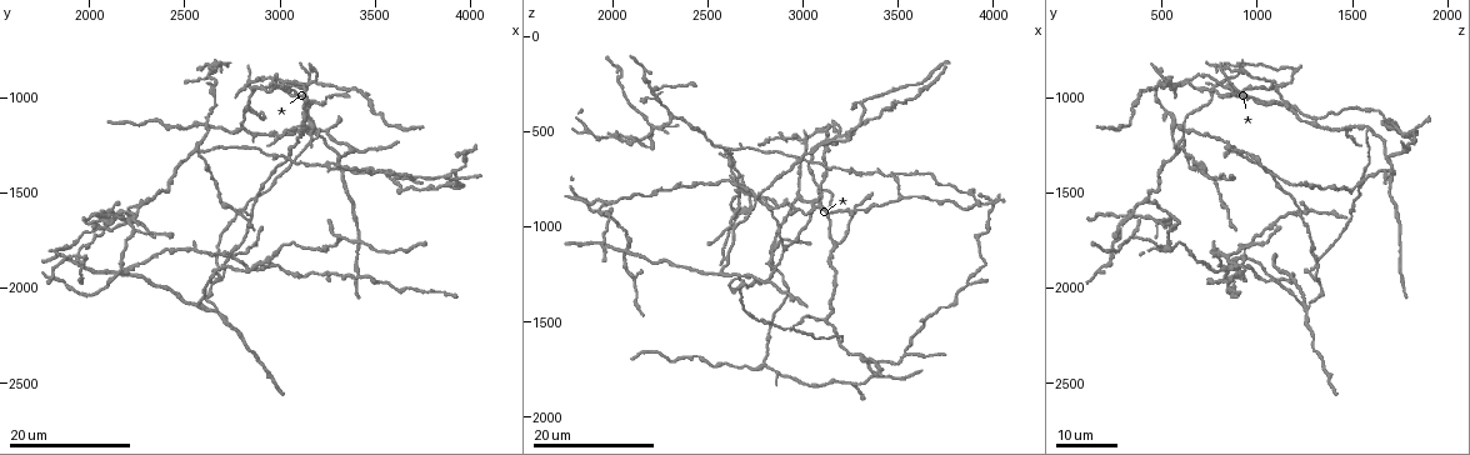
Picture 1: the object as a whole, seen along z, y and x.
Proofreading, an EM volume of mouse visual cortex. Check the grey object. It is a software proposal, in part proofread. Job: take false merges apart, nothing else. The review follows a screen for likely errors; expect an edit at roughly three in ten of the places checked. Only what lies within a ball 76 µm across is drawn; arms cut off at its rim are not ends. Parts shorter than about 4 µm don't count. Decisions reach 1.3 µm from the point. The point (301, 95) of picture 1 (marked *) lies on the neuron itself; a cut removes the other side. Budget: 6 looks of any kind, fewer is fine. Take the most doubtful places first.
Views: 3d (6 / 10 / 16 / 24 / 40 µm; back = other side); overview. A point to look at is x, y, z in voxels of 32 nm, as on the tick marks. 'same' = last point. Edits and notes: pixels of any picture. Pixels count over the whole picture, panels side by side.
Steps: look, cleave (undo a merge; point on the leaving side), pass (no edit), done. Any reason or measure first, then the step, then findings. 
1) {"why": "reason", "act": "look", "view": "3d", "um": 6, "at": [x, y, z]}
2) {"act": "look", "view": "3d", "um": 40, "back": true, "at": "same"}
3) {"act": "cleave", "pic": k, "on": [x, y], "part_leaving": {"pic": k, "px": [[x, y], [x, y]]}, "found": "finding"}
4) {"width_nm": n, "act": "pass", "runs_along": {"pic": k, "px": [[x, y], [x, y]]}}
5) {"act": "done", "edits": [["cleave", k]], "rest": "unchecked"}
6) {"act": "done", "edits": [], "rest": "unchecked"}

{"why": "four-way junction", "act": "look", "view": "3d", "um": 24, "at": [2850, 950, 1080]}

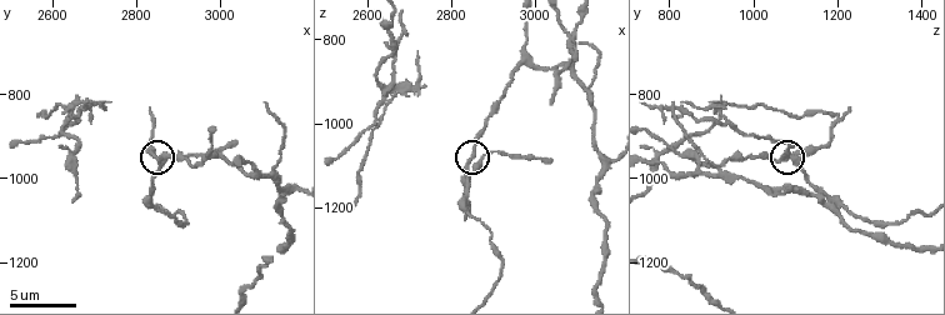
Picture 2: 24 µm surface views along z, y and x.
{"act": "look", "view": "3d", "um": 10, "at": [2845, 950, 1095]}

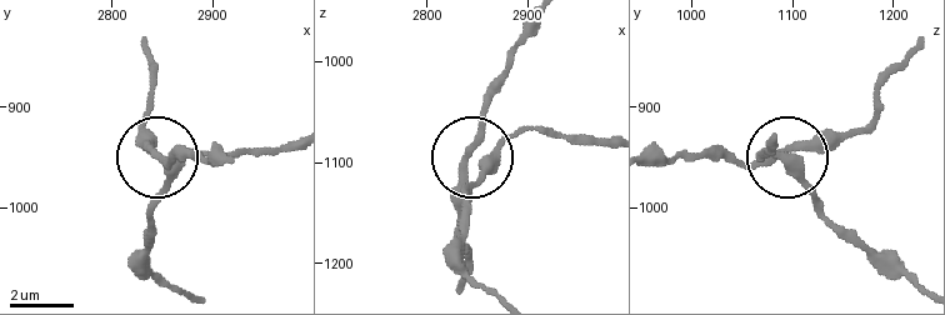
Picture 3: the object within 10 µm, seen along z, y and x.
{"act": "pass", "runs_along": {"pic": 3, "px": [[655, 163], [688, 155], [768, 163], [870, 131]]}, "found": "all the same neuron"}

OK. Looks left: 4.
{"why": "branch point", "act": "look", "view": "3d", "um": 24, "at": [2310, 1550, 430]}

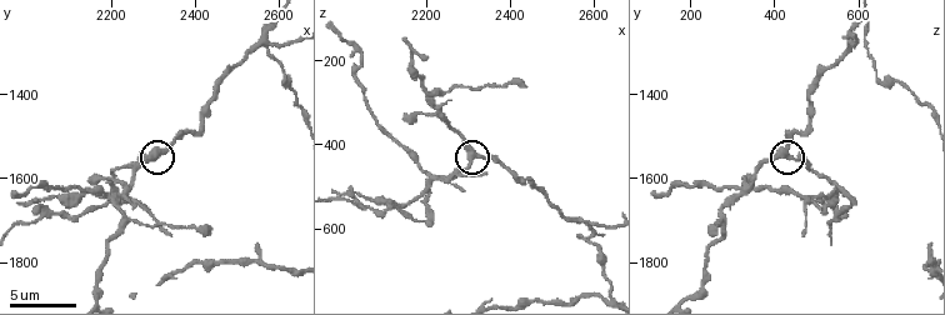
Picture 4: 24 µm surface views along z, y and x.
{"act": "look", "view": "3d", "um": 10, "at": [2305, 1540, 415]}

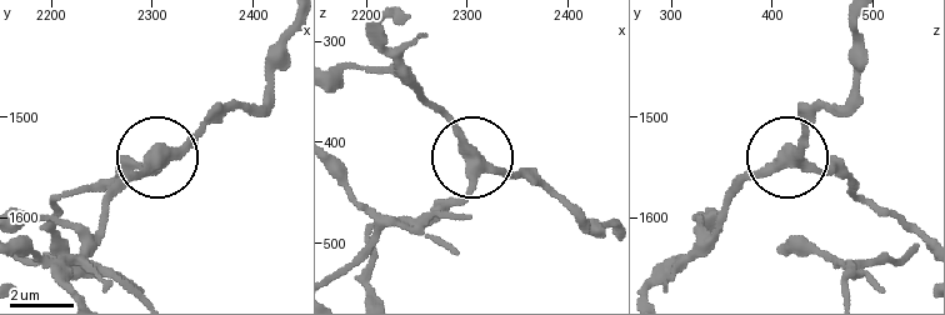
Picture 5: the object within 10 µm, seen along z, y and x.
{"arms": 3, "act": "pass", "found": "one neuron here"}

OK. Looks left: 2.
{"act": "done", "edits": [], "rest": "unchecked"}

